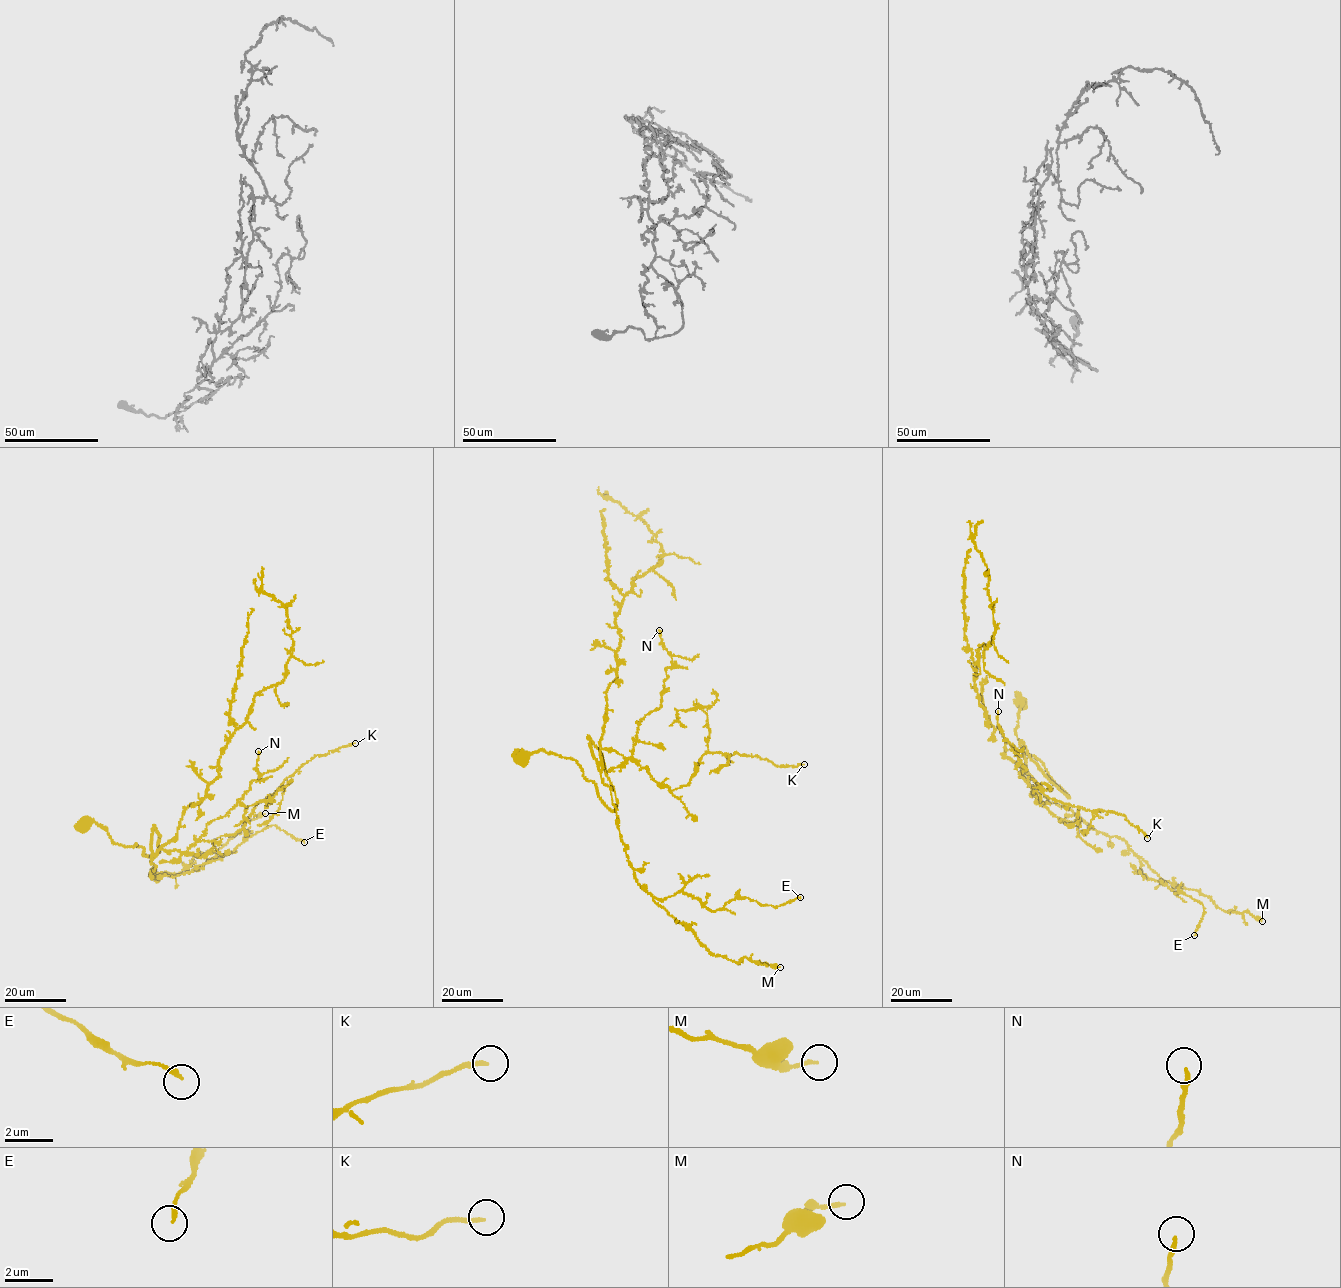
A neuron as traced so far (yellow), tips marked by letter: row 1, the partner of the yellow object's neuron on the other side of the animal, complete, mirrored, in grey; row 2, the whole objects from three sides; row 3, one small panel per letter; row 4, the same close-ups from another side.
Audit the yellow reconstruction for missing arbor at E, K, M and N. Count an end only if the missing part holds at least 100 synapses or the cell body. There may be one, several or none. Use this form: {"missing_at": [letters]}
{"missing_at": []}

